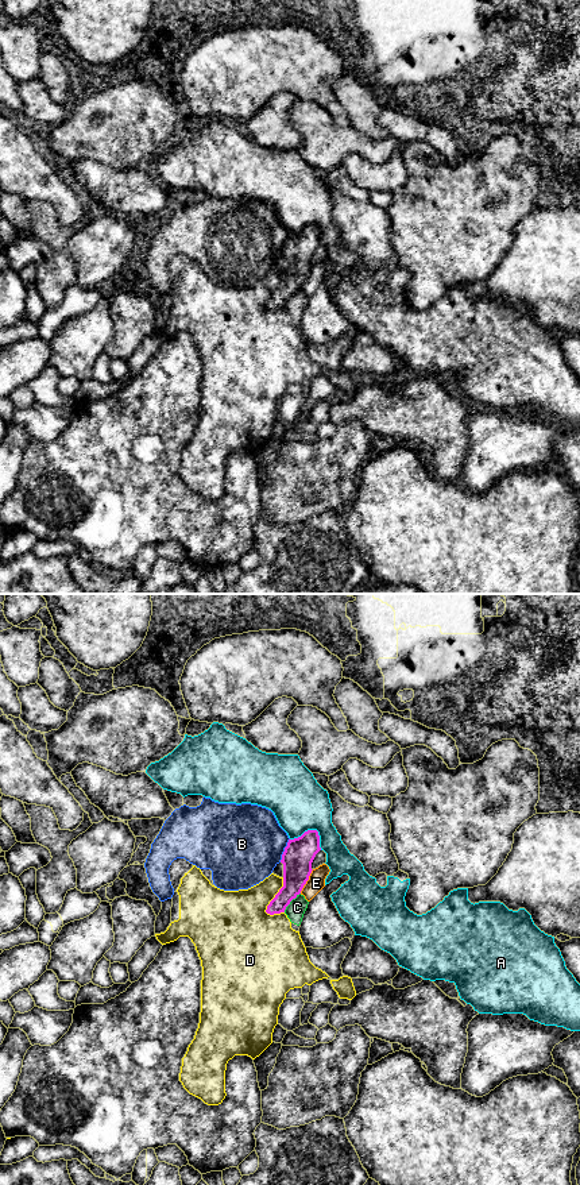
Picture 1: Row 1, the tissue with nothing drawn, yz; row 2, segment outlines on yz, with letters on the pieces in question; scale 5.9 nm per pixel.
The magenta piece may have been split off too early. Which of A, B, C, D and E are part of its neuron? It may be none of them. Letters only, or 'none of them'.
none of them

